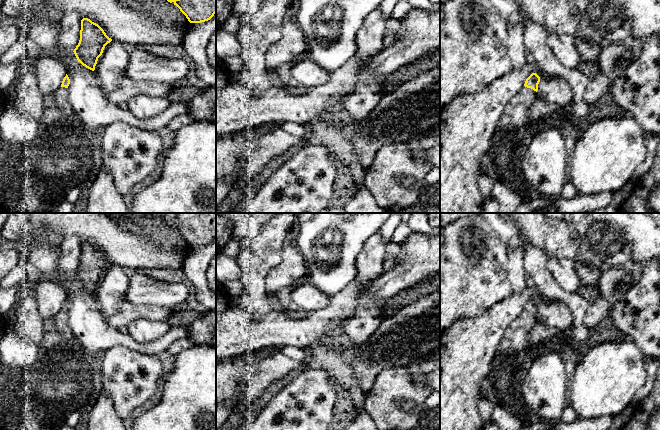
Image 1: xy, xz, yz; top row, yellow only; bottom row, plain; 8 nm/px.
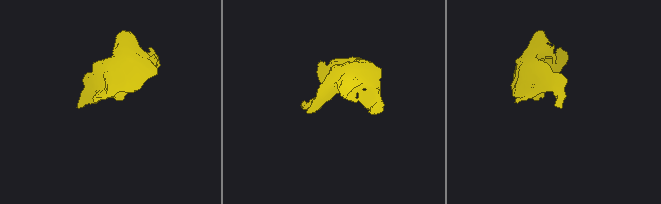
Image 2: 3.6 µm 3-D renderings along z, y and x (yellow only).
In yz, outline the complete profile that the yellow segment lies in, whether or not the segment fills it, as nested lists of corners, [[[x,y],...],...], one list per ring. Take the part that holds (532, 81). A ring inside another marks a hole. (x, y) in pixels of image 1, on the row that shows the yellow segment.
[[[532,73],[525,81],[524,87],[505,106],[504,112],[498,122],[496,132],[505,132],[522,125],[526,113],[538,97],[538,84],[540,77]]]

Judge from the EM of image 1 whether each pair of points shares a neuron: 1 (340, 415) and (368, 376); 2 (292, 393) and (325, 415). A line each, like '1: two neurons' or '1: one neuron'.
1: two neurons
2: one neuron

